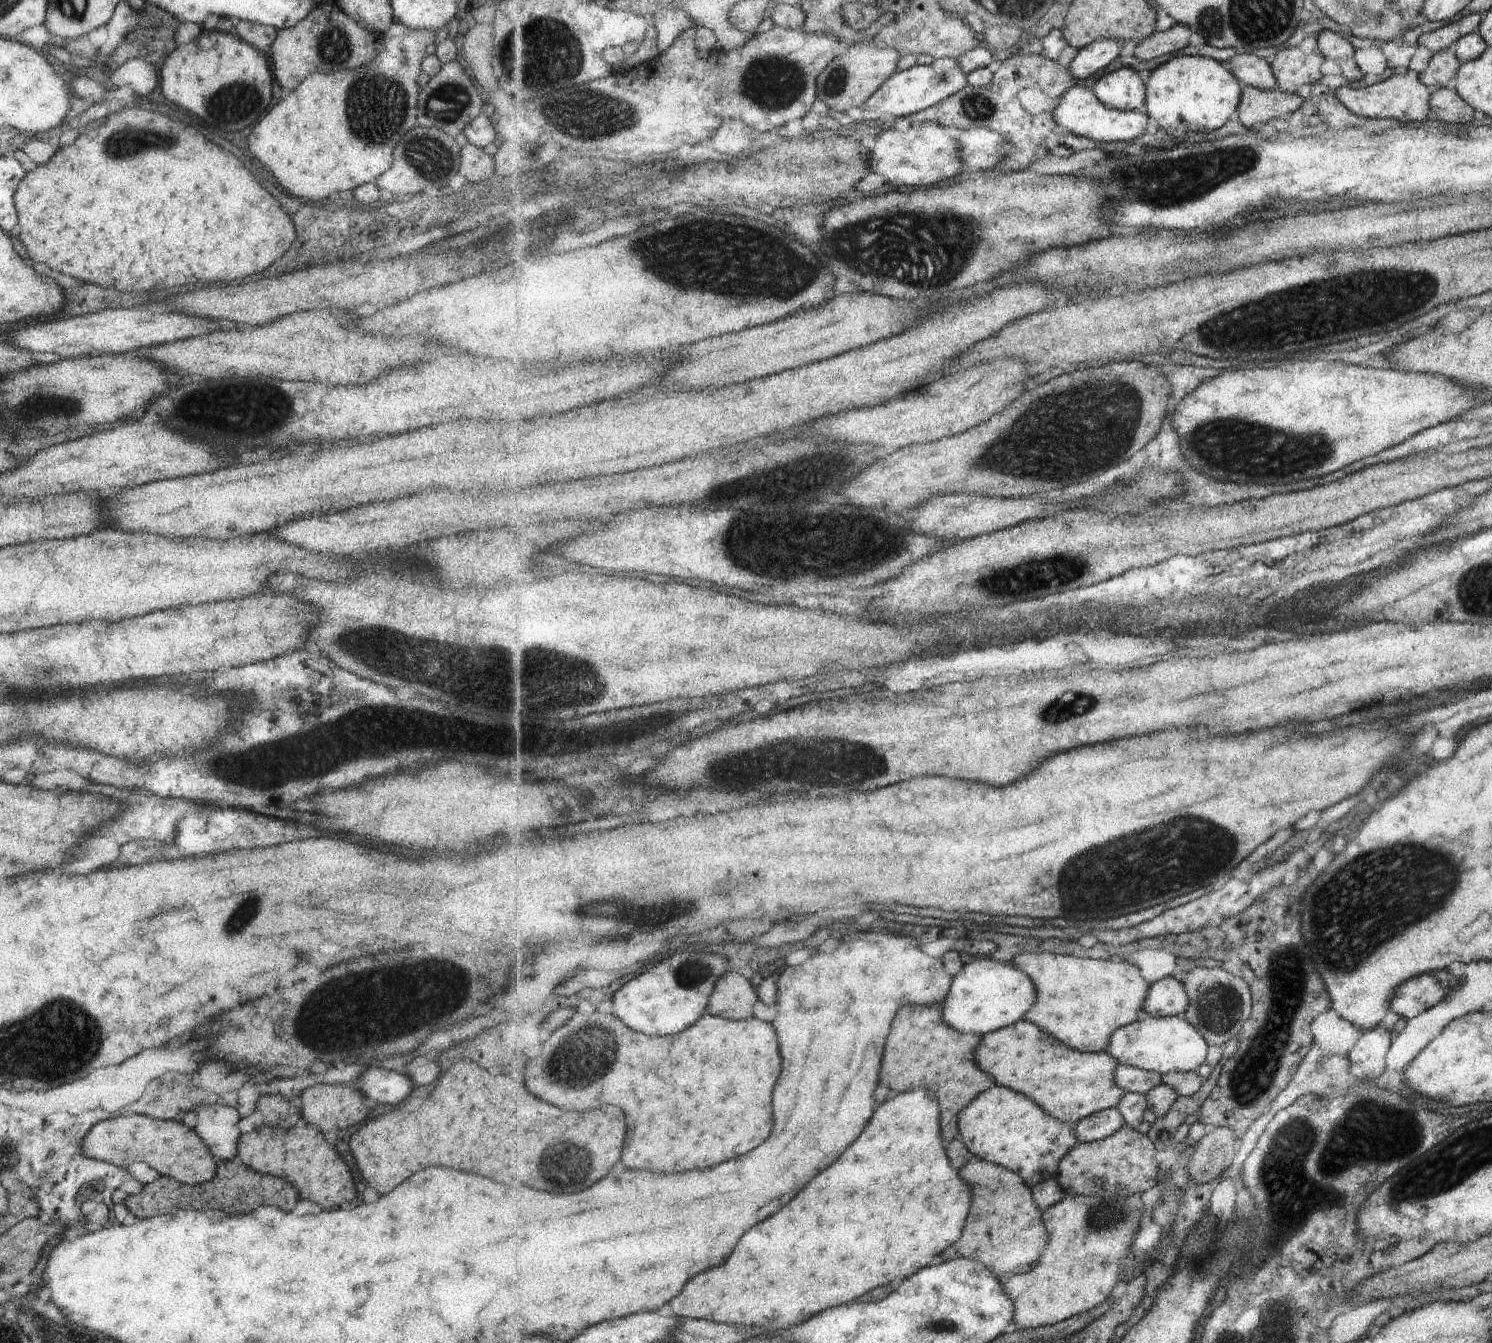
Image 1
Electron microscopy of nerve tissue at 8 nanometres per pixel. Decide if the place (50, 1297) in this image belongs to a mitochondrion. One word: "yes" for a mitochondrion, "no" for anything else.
no

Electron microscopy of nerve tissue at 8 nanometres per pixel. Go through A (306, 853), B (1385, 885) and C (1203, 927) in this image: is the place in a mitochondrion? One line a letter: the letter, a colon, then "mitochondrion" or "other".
A: other
B: mitochondrion
C: other

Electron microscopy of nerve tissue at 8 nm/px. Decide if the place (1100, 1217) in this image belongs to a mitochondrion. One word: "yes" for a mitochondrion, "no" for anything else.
yes

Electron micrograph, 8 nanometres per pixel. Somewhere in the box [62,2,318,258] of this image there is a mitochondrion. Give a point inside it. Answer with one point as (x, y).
(124, 146)

